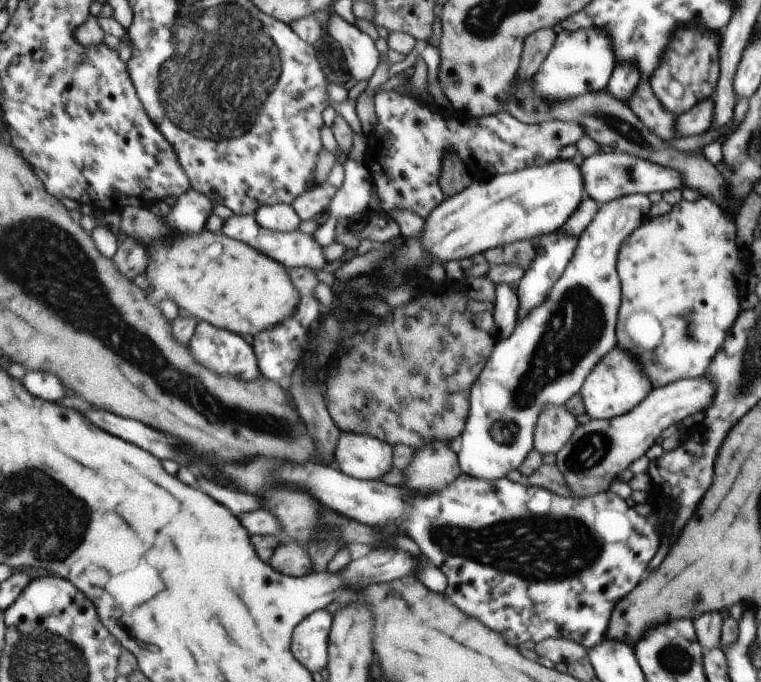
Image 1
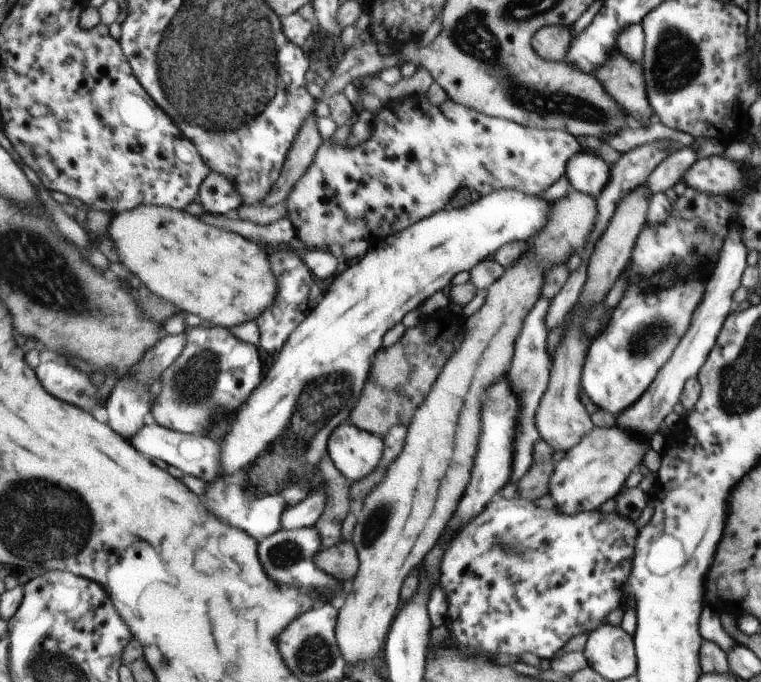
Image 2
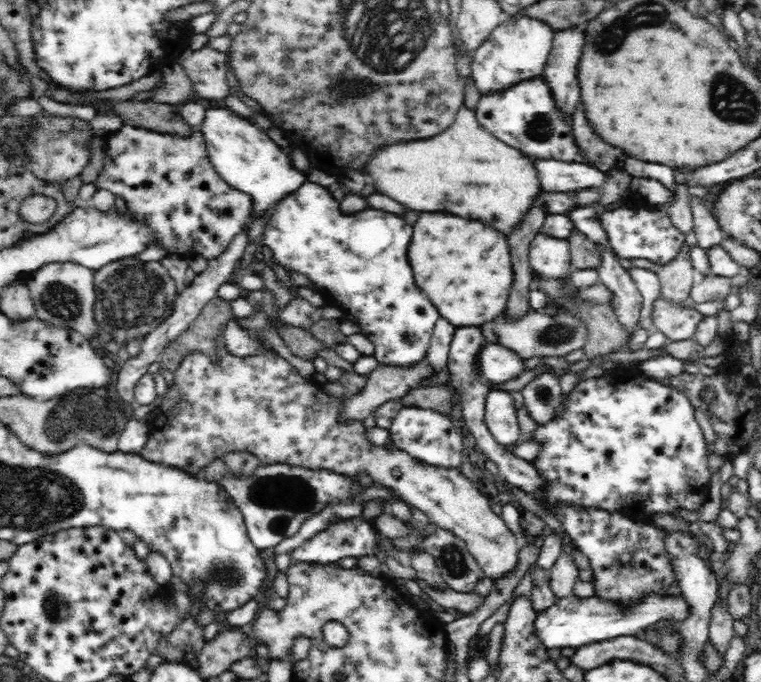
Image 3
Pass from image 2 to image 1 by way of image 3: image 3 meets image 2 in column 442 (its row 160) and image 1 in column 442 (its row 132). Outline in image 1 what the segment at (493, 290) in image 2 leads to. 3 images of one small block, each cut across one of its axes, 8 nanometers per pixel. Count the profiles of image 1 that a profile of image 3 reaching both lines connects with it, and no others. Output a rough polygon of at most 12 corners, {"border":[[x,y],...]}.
{"border":[[431,439],[402,470],[407,490],[437,492],[460,475],[457,450]]}

